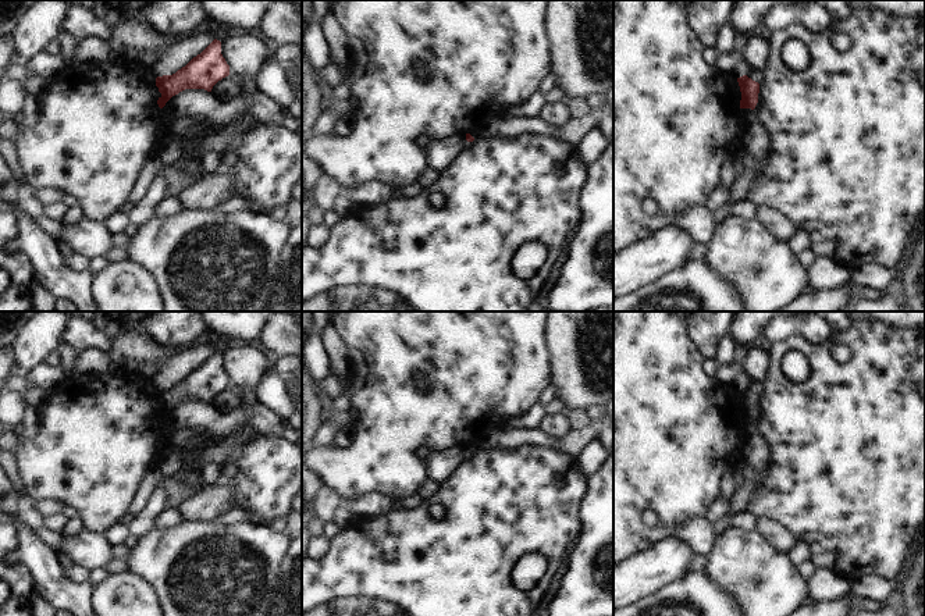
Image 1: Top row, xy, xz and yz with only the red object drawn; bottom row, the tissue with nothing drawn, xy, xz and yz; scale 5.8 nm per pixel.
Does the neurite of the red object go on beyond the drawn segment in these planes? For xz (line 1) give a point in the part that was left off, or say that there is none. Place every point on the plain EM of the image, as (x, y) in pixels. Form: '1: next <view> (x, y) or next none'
1: next none

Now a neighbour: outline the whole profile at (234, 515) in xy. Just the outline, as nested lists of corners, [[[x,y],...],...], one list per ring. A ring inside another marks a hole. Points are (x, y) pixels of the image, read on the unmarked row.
[[[230,508],[221,512],[214,520],[220,524],[241,523],[248,519],[248,512],[242,508]]]

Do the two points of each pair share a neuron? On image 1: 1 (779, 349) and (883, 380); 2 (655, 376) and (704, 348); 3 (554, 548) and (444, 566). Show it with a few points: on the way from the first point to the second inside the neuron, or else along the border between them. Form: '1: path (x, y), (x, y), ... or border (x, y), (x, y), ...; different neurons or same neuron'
1: path (806, 348), (857, 377); same neuron
2: border (685, 326), (689, 338), (703, 359); different neurons
3: path (526, 541), (472, 541); same neuron

